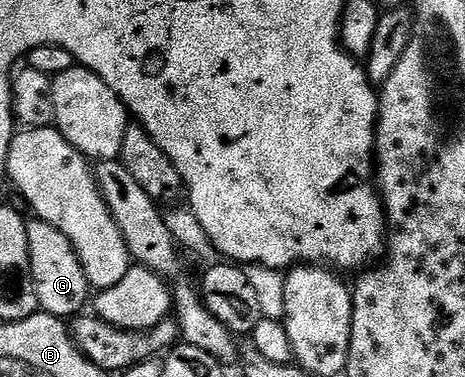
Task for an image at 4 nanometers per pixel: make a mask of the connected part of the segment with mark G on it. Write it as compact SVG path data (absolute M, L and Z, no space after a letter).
M38 218L27 220L27 233L29 234L29 262L40 309L64 318L74 318L80 315L86 309L83 307L86 304L88 307L89 304L89 296L87 300L89 285L85 278L85 270L69 238L65 238L61 230L49 226L49 222Z

